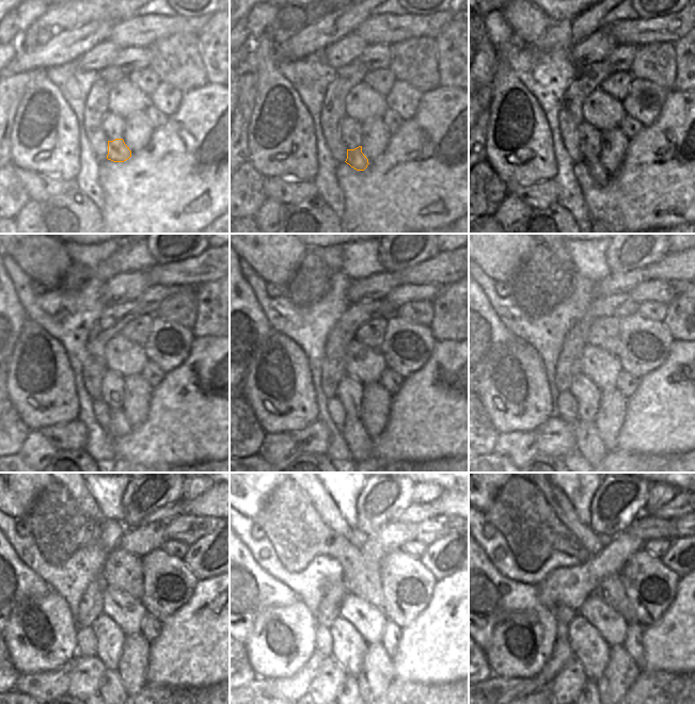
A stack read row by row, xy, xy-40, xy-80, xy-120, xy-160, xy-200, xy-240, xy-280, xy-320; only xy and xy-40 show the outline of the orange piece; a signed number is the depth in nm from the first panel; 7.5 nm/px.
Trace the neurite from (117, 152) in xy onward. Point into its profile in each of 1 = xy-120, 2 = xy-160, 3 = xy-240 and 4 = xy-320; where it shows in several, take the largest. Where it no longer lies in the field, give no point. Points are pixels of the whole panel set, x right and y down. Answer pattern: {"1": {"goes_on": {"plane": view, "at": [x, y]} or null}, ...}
{"1": {"goes_on": {"plane": "xy-120", "at": [119, 426]}}, "2": {"goes_on": {"plane": "xy-160", "at": [360, 445]}}, "3": {"goes_on": {"plane": "xy-240", "at": [111, 689]}}, "4": {"goes_on": {"plane": "xy-320", "at": [589, 689]}}}

